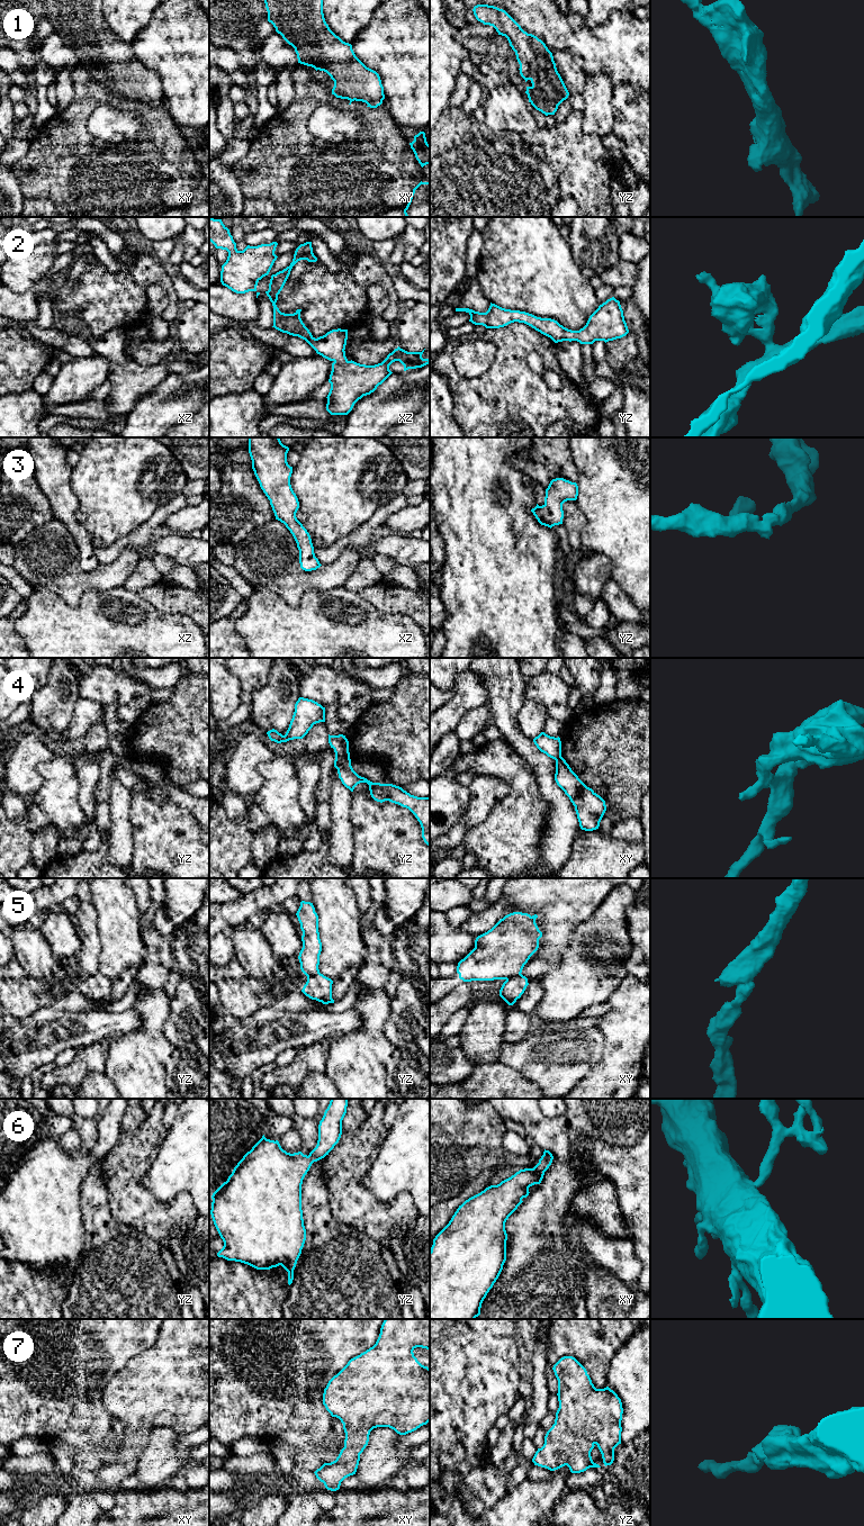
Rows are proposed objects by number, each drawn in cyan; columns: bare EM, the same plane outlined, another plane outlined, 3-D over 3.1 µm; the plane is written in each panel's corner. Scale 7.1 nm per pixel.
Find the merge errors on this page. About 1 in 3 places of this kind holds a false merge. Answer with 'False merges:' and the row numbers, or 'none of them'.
False merges: 4, 5

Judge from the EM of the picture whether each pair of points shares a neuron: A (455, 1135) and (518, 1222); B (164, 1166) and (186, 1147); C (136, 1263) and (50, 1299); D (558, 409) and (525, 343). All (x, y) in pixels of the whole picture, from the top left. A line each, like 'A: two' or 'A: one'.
A: two
B: one
C: two
D: one

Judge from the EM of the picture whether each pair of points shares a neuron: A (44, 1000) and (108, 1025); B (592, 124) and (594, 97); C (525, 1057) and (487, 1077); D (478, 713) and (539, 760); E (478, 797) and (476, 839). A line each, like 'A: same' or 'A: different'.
A: different
B: same
C: different
D: different
E: different

